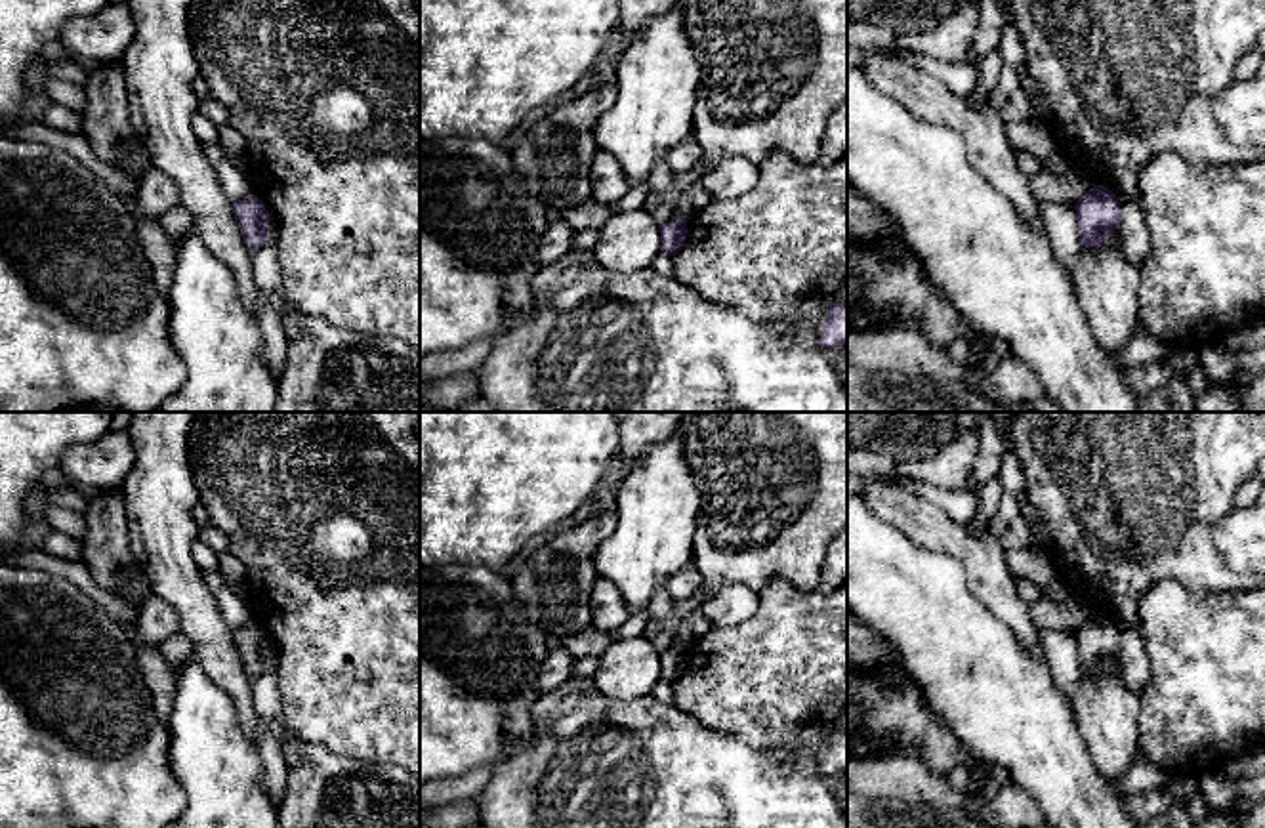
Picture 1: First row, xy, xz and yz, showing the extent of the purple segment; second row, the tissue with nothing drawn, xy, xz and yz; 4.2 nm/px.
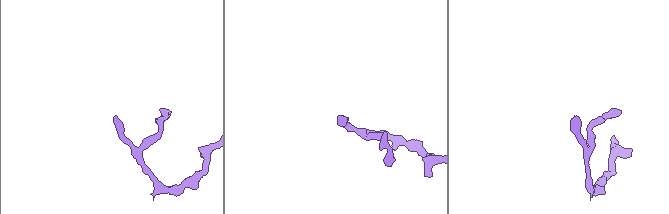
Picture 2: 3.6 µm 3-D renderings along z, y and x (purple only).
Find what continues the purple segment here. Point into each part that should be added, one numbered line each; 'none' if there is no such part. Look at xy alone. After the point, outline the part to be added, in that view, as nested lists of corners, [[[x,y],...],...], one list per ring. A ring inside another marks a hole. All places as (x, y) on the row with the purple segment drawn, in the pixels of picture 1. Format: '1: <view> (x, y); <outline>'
none

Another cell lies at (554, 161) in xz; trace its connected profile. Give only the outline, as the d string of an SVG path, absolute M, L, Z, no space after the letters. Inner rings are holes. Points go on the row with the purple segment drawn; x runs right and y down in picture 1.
M546 113L509 149L511 164L551 217L591 200L590 168L599 151L593 130L572 130Z

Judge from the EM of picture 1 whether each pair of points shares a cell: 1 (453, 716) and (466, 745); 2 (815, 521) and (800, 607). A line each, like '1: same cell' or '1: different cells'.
1: same cell
2: different cells

